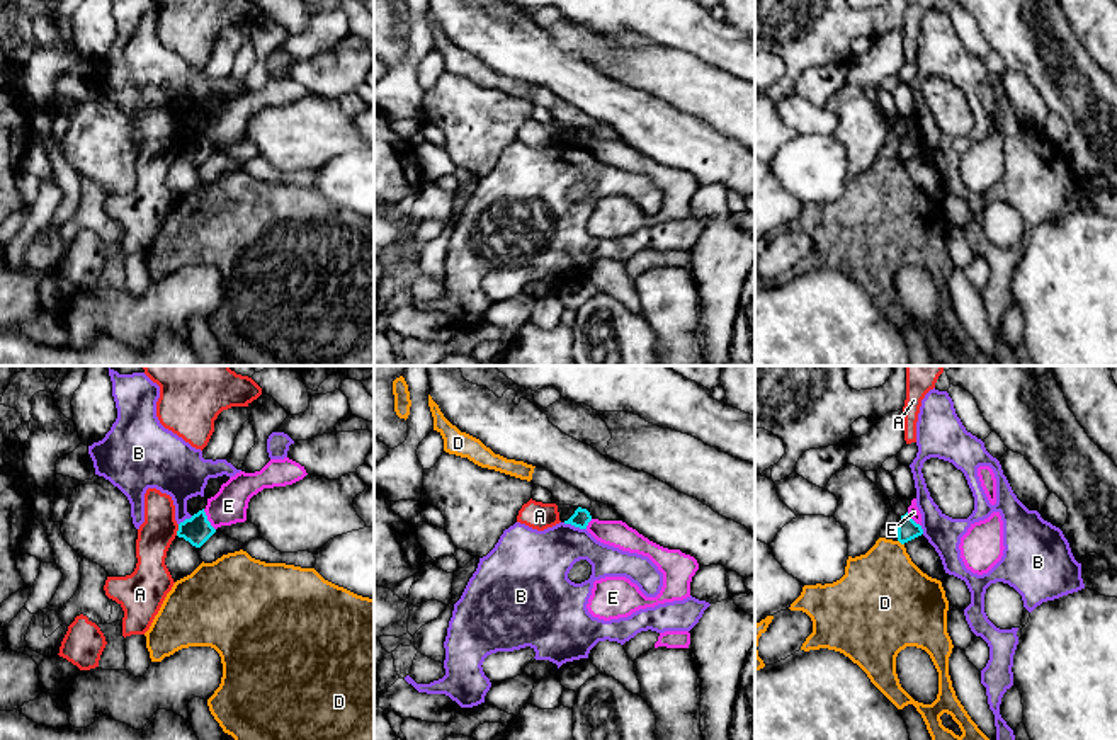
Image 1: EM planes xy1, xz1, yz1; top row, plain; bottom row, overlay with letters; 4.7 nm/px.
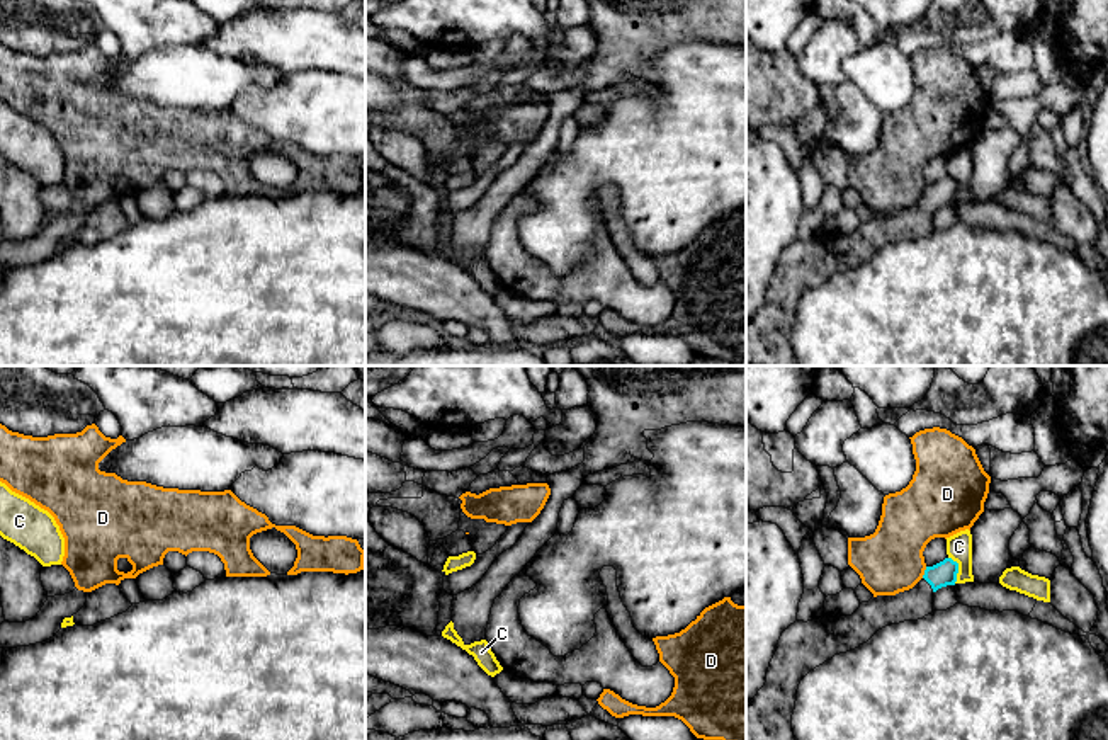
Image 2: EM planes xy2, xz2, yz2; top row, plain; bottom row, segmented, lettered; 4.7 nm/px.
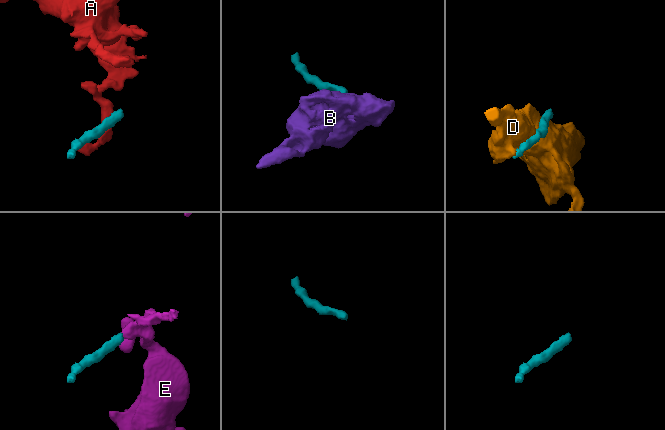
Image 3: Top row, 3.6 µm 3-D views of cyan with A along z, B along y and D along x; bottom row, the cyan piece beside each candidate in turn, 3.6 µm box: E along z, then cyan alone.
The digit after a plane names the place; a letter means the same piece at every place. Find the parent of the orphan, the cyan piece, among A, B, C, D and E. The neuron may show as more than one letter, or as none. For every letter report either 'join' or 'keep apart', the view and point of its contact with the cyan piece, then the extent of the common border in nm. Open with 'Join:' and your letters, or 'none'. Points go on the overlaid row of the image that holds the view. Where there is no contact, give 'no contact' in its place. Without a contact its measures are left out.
Join: none
A: keep apart; contact xy1 (179, 529); length 60 nm
B: keep apart; contact xz1 (575, 526); length 120 nm
C: keep apart; contact yz2 (957, 569); length 130 nm
D: keep apart; contact yz2 (925, 572); length 60 nm
E: keep apart; contact xy1 (206, 519); length 120 nm

